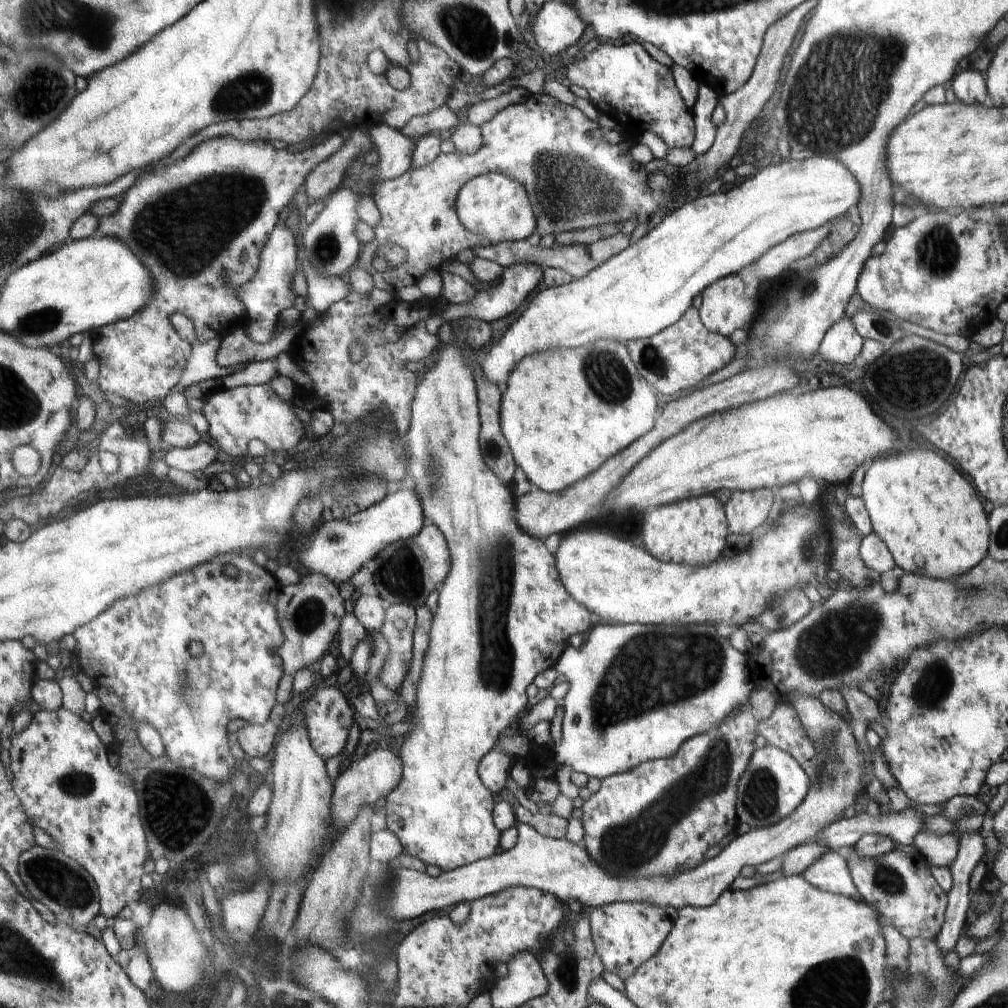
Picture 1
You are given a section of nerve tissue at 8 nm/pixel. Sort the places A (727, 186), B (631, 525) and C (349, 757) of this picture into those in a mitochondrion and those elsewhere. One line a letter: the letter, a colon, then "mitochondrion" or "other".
A: other
B: other
C: other

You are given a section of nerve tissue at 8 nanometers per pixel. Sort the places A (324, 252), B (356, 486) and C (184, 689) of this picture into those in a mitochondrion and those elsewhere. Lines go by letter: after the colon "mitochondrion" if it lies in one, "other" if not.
A: mitochondrion
B: mitochondrion
C: mitochondrion

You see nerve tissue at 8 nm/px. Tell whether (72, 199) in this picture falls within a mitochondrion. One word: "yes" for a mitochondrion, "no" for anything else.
no

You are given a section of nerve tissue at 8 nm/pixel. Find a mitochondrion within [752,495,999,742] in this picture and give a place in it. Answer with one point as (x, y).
(835, 642)

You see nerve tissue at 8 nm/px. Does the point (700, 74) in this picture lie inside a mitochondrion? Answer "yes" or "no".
no

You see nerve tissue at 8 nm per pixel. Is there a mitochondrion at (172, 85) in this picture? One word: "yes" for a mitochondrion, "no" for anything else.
no

